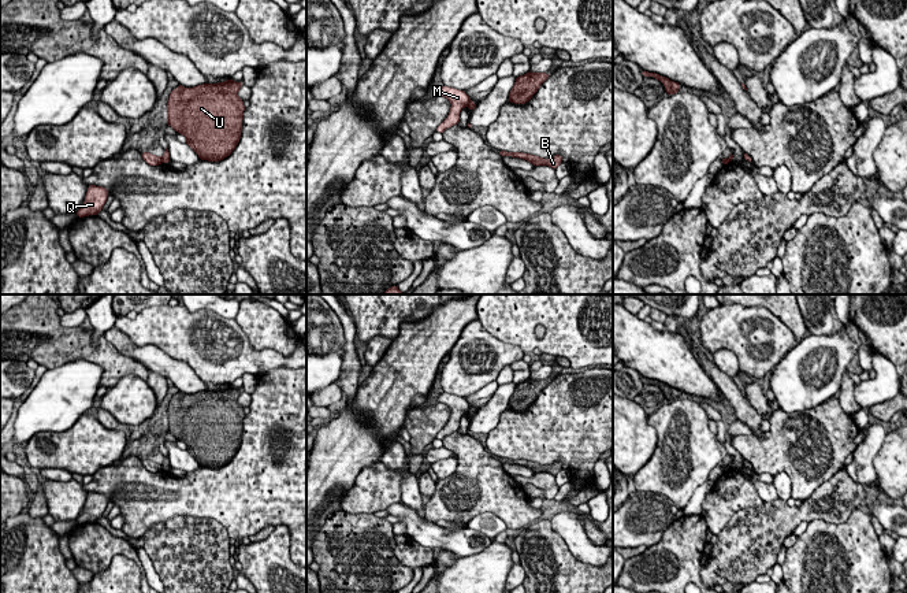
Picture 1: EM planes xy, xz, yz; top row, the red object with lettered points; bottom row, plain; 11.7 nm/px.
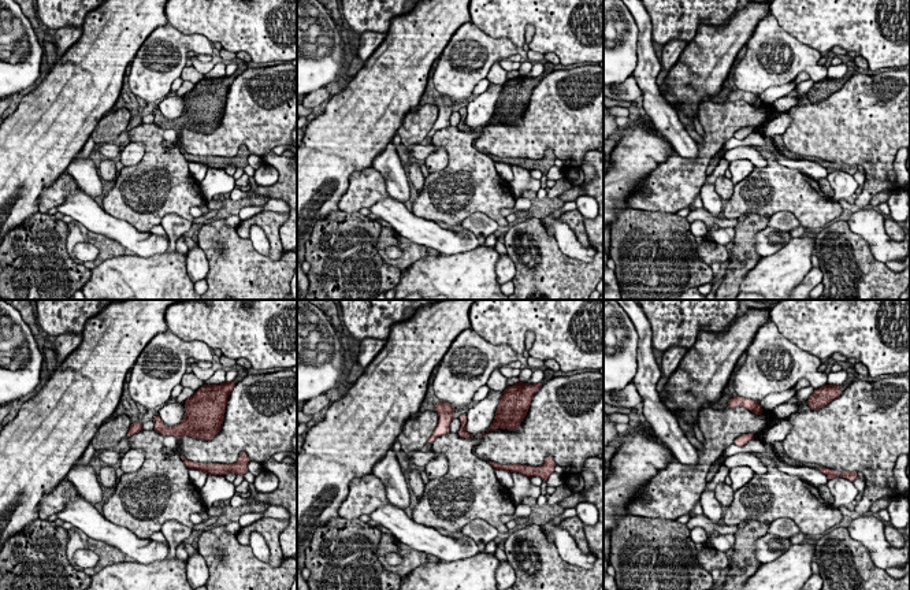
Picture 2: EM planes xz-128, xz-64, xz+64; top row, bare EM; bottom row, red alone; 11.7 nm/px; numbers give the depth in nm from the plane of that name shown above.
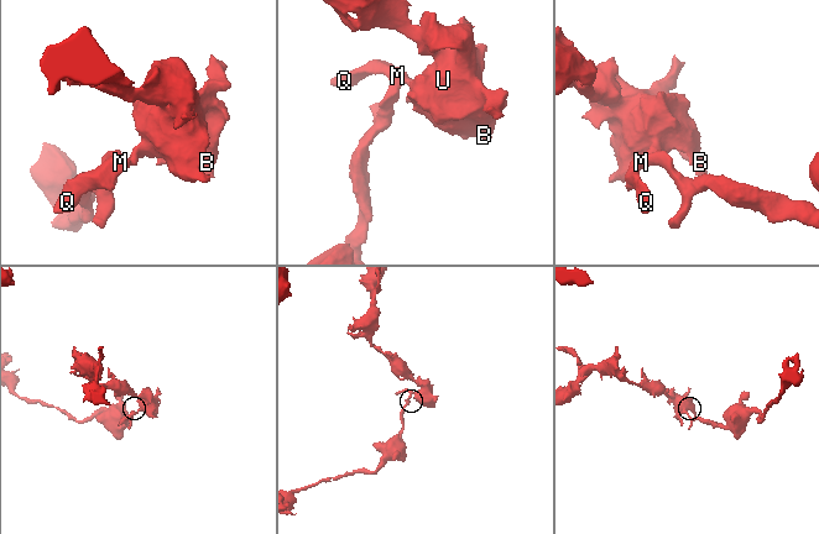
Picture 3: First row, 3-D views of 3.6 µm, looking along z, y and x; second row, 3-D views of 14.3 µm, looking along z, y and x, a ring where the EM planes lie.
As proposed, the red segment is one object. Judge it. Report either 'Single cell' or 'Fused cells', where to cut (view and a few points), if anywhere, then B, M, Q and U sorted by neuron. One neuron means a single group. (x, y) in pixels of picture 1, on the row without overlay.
Fused cells. Split along xz (469, 407), (467, 412). Groups: B U / M Q

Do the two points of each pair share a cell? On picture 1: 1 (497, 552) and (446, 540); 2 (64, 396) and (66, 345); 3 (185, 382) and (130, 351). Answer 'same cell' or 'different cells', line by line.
1: different cells
2: different cells
3: same cell

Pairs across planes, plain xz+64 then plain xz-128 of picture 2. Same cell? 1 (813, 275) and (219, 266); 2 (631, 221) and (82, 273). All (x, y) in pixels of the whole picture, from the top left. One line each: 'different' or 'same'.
1: different
2: same

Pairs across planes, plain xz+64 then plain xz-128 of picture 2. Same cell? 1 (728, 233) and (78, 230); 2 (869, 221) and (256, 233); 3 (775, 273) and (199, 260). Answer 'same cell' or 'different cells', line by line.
1: different cells
2: same cell
3: different cells

